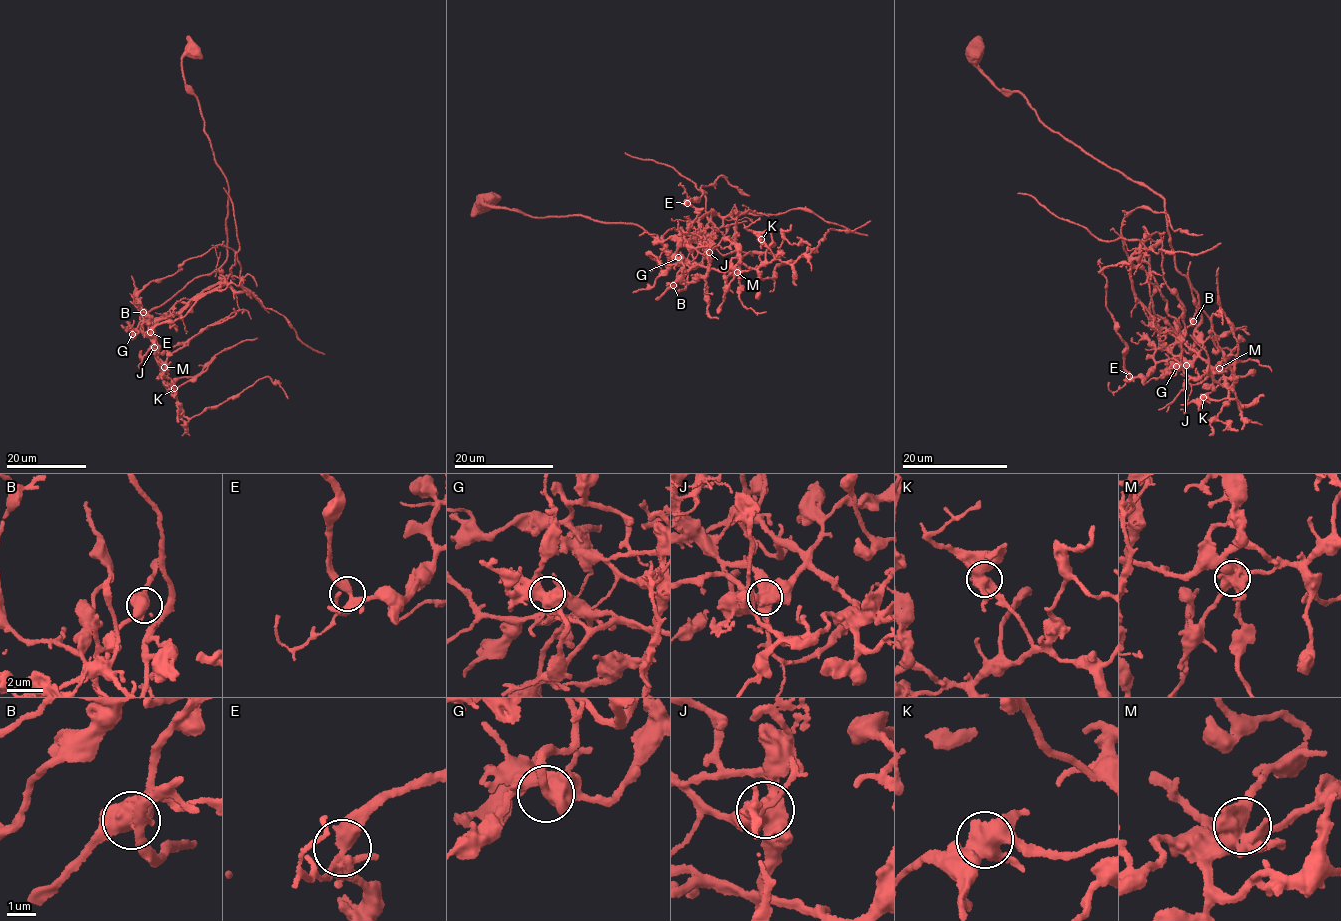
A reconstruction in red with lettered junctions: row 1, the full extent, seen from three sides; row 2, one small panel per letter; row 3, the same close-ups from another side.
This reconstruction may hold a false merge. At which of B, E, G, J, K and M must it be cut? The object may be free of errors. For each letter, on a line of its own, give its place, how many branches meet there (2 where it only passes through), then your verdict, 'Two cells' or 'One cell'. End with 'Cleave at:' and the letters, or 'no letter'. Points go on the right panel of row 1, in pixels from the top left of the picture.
B: Place: (1193, 321). Branches: 4. One cell
E: Place: (1129, 376). Branches: 4. One cell
G: Place: (1176, 366). Branches: 5. One cell
J: Place: (1186, 365). Branches: 5. Two cells
K: Place: (1203, 397). Branches: 4. One cell
M: Place: (1219, 368). Branches: 7. One cell
Cleave at: J

